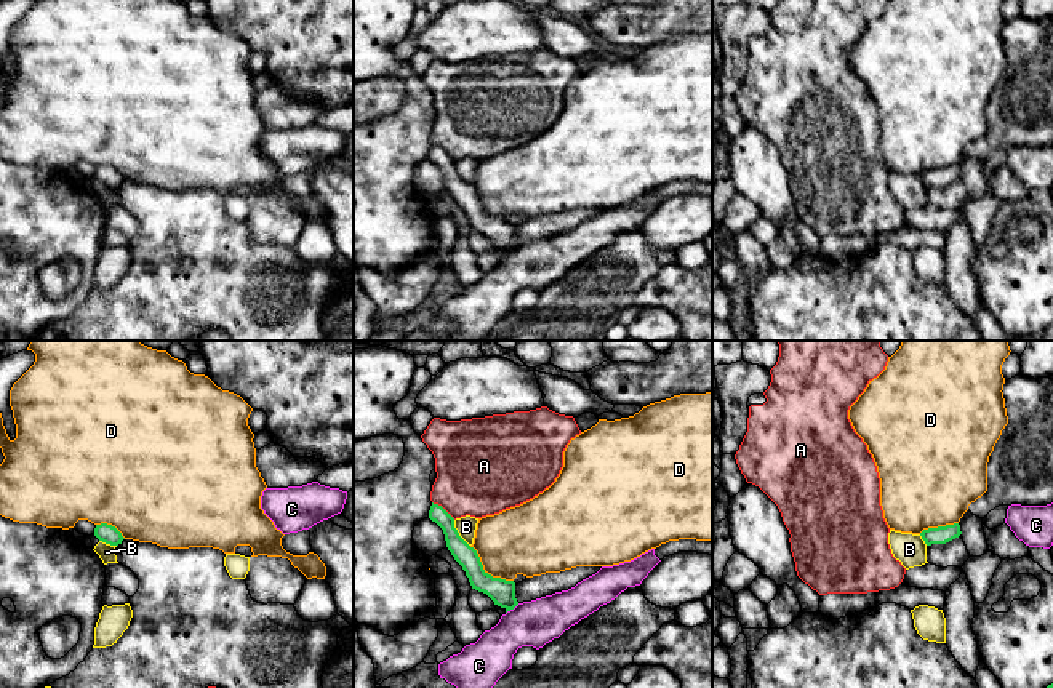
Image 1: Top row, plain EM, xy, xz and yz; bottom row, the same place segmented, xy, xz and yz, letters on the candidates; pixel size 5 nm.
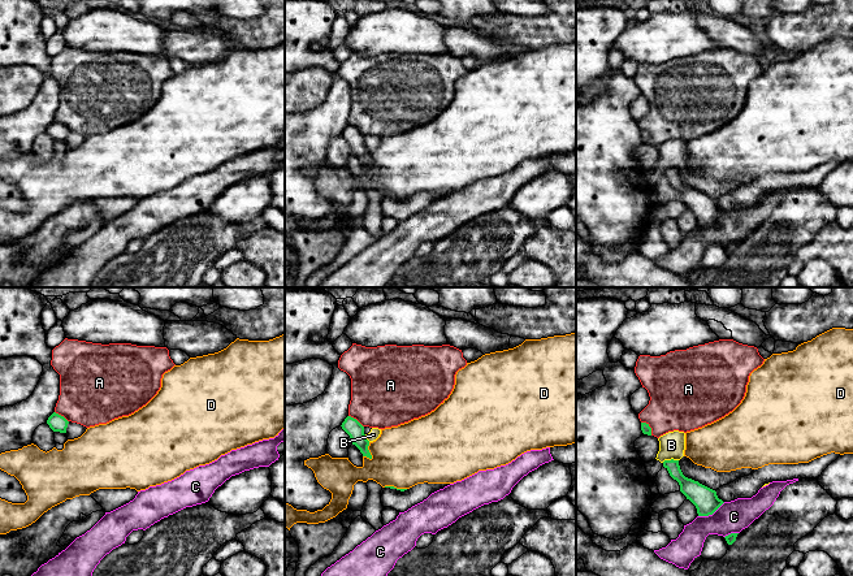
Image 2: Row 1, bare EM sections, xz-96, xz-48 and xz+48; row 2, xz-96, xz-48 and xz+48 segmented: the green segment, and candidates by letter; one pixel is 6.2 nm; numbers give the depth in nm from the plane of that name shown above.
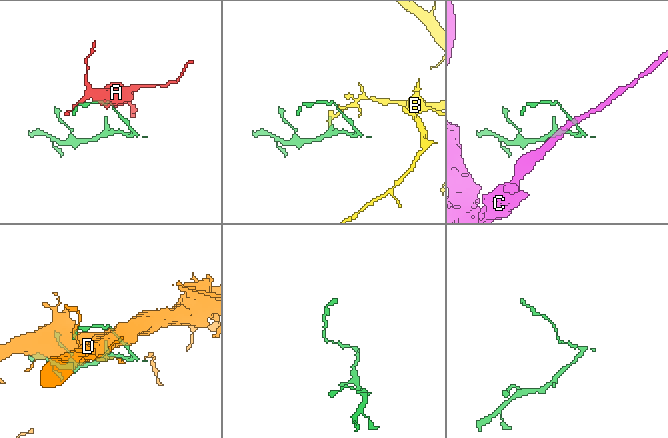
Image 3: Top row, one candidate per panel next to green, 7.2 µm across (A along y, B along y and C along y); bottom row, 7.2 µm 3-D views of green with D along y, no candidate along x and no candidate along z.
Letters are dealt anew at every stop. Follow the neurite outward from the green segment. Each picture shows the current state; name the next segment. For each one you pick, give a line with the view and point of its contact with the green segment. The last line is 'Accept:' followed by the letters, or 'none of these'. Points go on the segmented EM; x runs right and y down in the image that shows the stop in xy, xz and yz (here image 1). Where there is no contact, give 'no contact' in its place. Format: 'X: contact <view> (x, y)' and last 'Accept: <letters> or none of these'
Accept: none of these

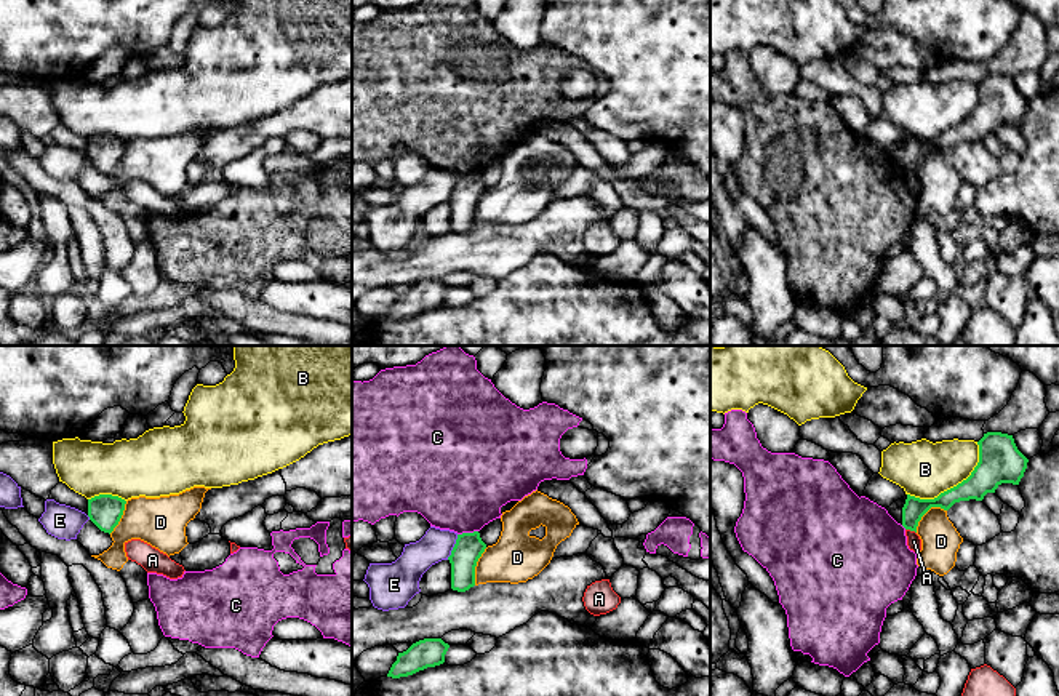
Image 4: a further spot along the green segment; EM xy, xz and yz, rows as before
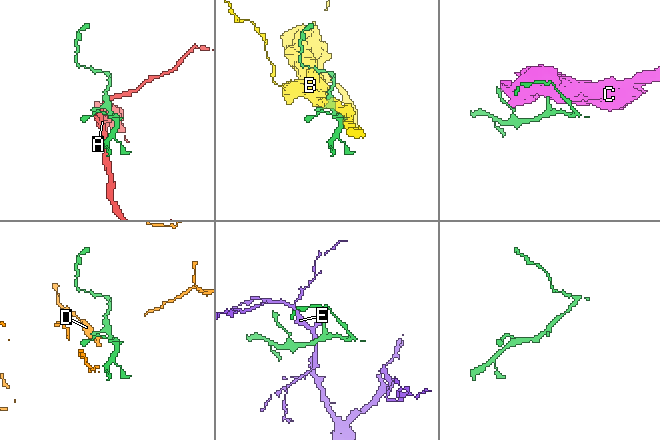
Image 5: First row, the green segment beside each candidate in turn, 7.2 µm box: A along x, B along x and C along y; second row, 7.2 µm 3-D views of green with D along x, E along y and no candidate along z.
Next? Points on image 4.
Accept: none of these

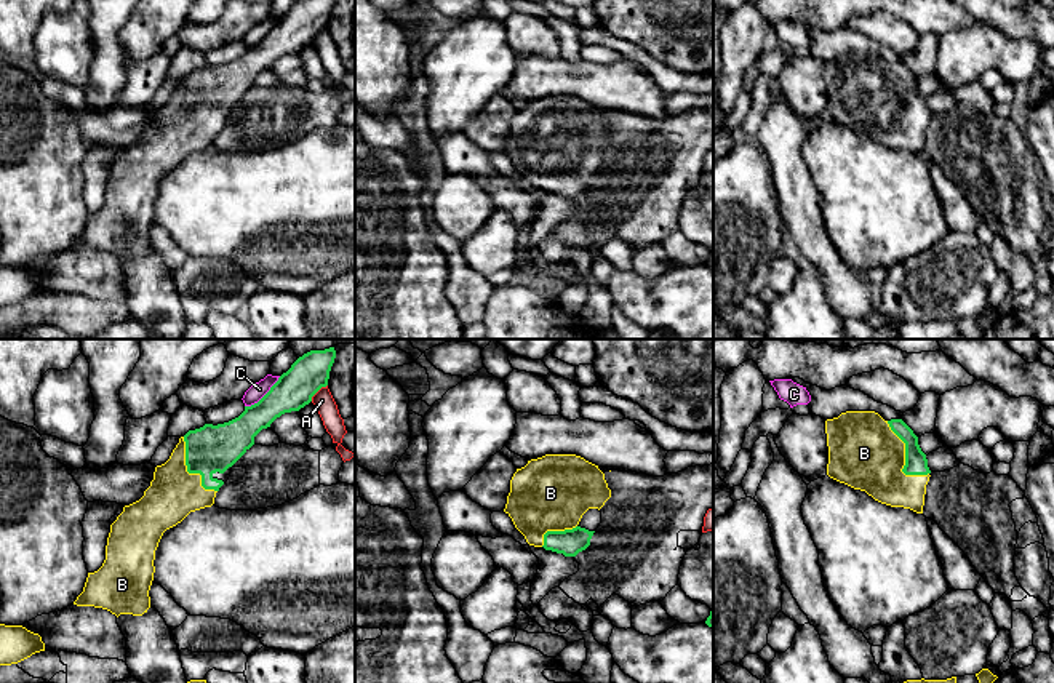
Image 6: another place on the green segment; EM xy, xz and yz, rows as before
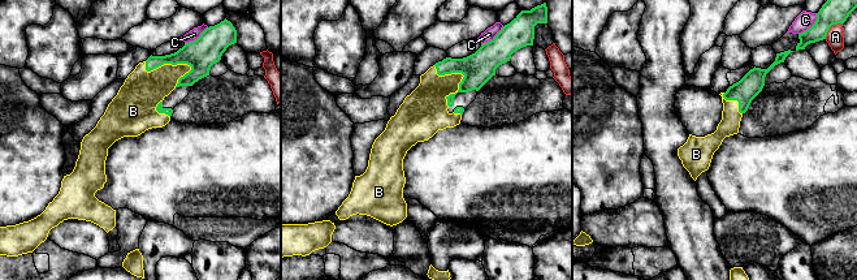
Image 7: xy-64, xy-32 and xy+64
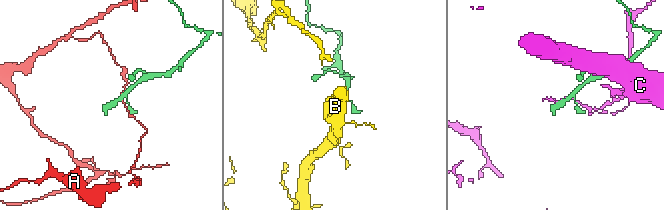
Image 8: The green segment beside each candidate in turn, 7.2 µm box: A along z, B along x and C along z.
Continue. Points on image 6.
B: contact yz (906, 458)
Accept: B

